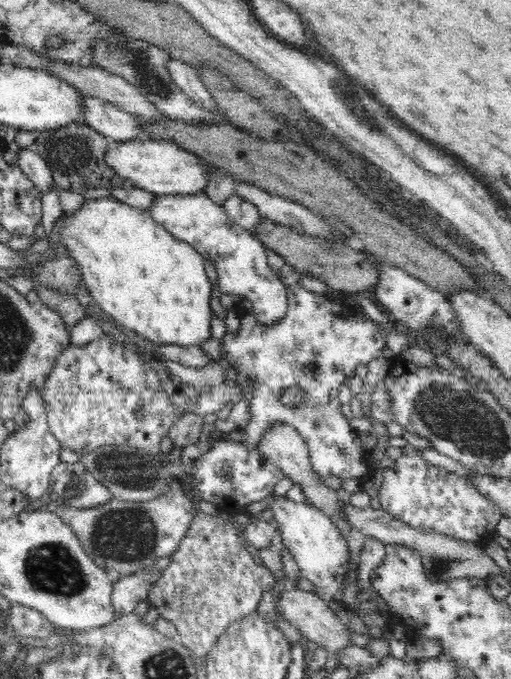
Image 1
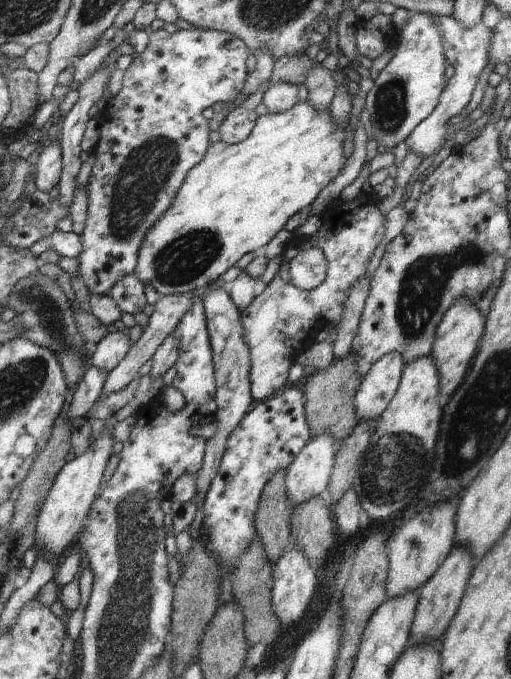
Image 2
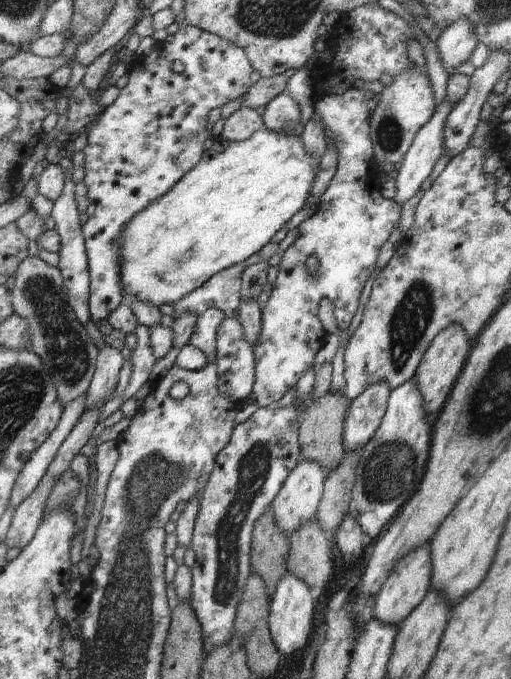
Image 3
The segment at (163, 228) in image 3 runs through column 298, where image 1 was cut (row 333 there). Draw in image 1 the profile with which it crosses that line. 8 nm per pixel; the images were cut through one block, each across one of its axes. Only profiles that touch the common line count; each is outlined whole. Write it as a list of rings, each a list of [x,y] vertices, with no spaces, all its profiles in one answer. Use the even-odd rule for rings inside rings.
[[[91,198],[85,199],[85,201],[78,207],[78,210],[70,211],[69,213],[63,211],[60,220],[55,222],[58,230],[60,230],[60,245],[65,248],[67,252],[80,267],[79,273],[81,274],[81,281],[85,284],[85,287],[89,291],[89,294],[93,298],[93,302],[98,304],[99,308],[106,314],[110,314],[115,319],[115,322],[122,326],[126,326],[130,330],[134,330],[144,339],[151,341],[153,344],[158,345],[178,344],[180,346],[198,345],[207,338],[212,337],[210,334],[210,316],[213,313],[213,309],[210,305],[210,299],[212,299],[212,283],[207,275],[206,262],[202,259],[202,256],[198,254],[198,251],[185,242],[180,242],[177,238],[174,238],[163,226],[160,226],[145,209],[137,209],[119,200],[112,198]]]

